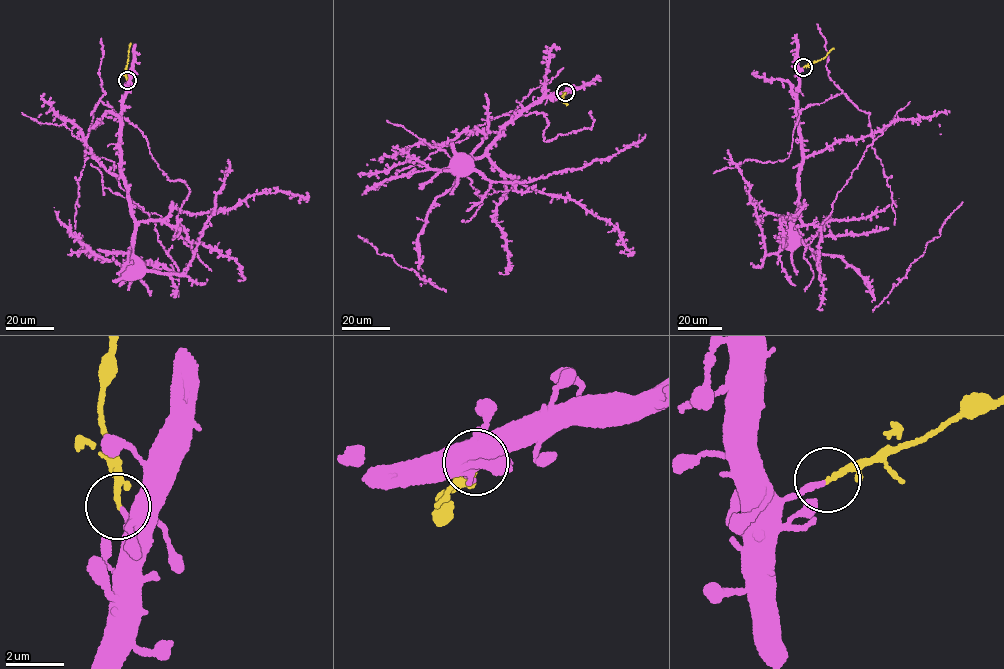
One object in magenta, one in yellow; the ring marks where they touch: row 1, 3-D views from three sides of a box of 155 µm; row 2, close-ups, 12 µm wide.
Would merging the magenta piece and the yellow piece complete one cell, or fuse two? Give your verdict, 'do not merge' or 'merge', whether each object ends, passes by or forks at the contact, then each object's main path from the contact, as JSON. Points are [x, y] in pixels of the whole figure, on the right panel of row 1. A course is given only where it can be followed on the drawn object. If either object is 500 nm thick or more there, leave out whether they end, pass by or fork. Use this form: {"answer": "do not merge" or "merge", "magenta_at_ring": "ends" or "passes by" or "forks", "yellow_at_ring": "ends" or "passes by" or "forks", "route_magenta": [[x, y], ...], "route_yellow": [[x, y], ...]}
{"answer": "do not merge", "magenta_at_ring": "ends", "yellow_at_ring": "ends", "route_magenta": [[803, 67], [799, 72], [797, 97], [802, 157], [799, 212], [785, 230], [784, 240], [786, 239]], "route_yellow": [[803, 67], [821, 59], [833, 48]]}

